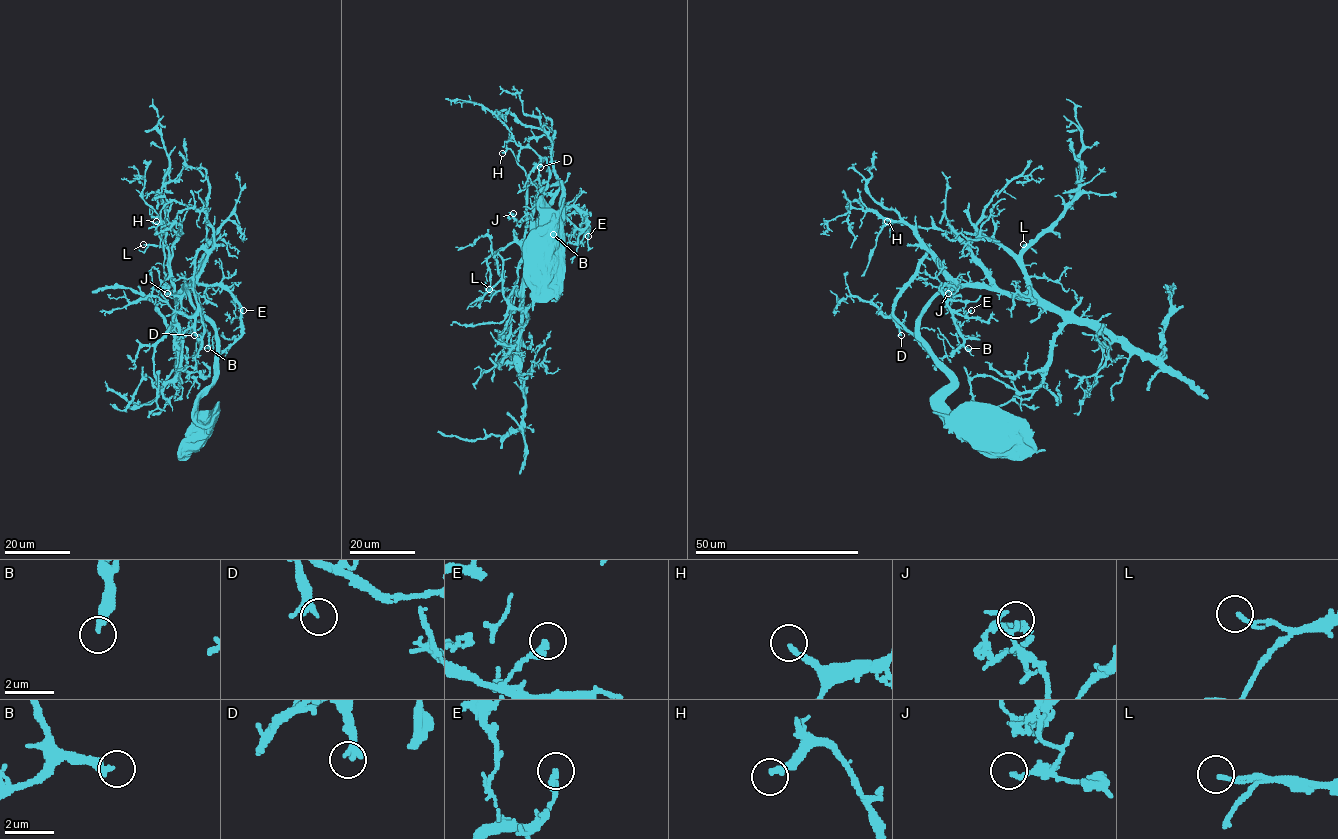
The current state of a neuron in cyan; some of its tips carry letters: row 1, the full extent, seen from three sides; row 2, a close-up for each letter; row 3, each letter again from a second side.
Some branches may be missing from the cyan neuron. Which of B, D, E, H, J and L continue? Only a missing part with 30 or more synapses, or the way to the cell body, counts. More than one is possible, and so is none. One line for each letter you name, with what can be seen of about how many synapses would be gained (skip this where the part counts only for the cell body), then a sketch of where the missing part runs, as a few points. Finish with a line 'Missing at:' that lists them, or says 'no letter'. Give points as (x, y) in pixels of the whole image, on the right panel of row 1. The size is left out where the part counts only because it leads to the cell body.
Missing at: no letter

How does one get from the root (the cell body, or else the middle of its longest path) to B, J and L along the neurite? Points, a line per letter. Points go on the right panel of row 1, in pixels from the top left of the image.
B: (977, 432), (943, 401), (950, 378), (919, 330), (945, 284), (963, 340), (952, 353), (968, 348)
J: (977, 432), (943, 401), (950, 378), (919, 330), (920, 313), (936, 296), (949, 291), (959, 296), (948, 293)
L: (977, 432), (943, 401), (951, 381), (921, 339), (920, 316), (936, 296), (962, 287), (1024, 292), (1023, 244)

